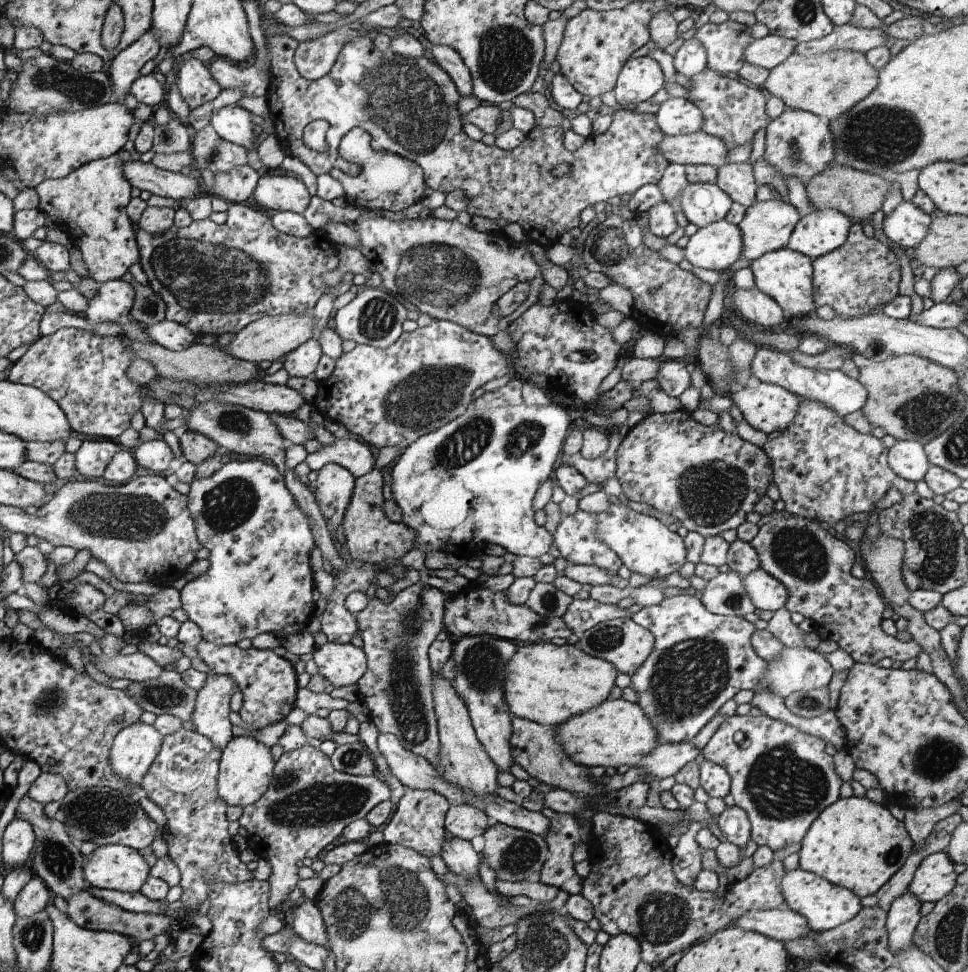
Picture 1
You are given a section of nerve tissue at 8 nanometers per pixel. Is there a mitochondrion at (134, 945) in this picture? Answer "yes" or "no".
no

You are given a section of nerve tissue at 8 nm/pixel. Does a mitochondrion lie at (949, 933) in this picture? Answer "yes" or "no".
yes

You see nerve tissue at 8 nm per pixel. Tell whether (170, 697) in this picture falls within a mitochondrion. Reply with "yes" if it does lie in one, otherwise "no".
yes

